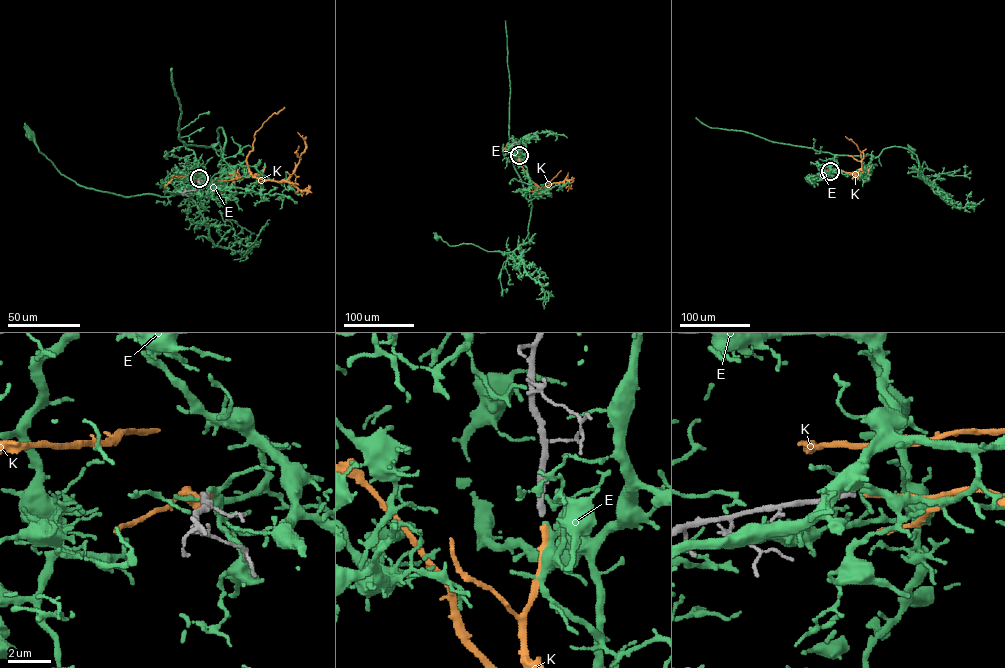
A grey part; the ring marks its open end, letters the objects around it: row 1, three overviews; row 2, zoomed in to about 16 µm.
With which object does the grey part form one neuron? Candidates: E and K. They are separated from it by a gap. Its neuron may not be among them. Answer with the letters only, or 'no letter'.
K

